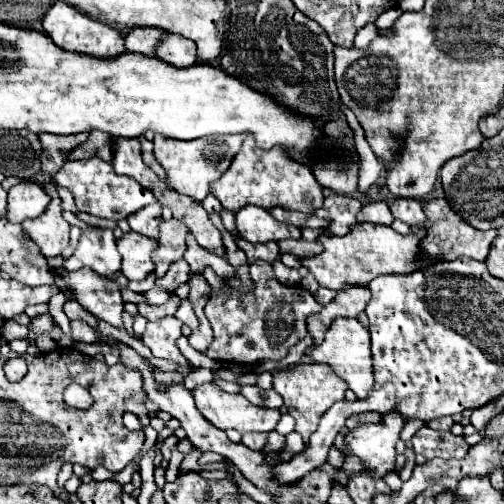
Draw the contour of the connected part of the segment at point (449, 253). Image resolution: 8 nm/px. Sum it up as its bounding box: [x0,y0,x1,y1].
[422,198,496,260]

